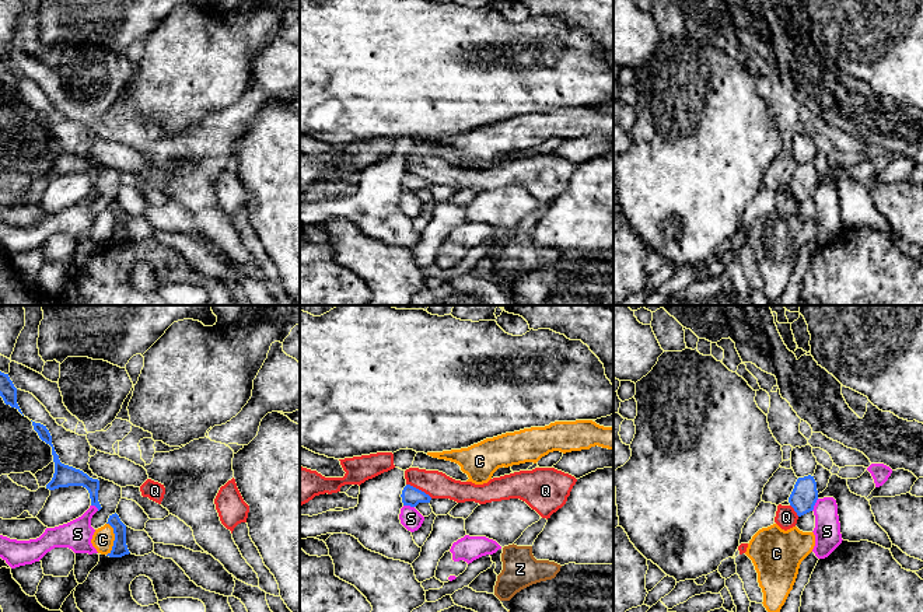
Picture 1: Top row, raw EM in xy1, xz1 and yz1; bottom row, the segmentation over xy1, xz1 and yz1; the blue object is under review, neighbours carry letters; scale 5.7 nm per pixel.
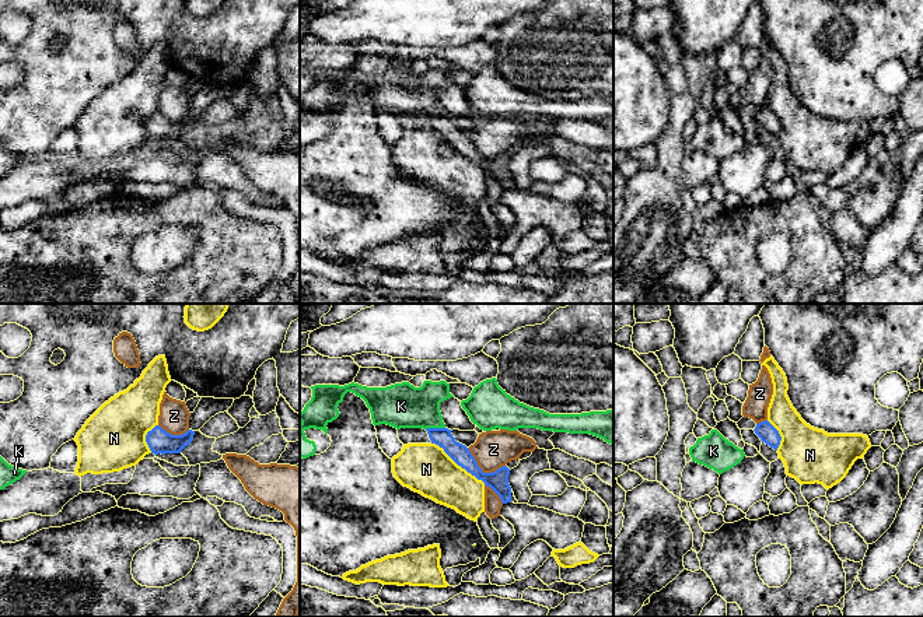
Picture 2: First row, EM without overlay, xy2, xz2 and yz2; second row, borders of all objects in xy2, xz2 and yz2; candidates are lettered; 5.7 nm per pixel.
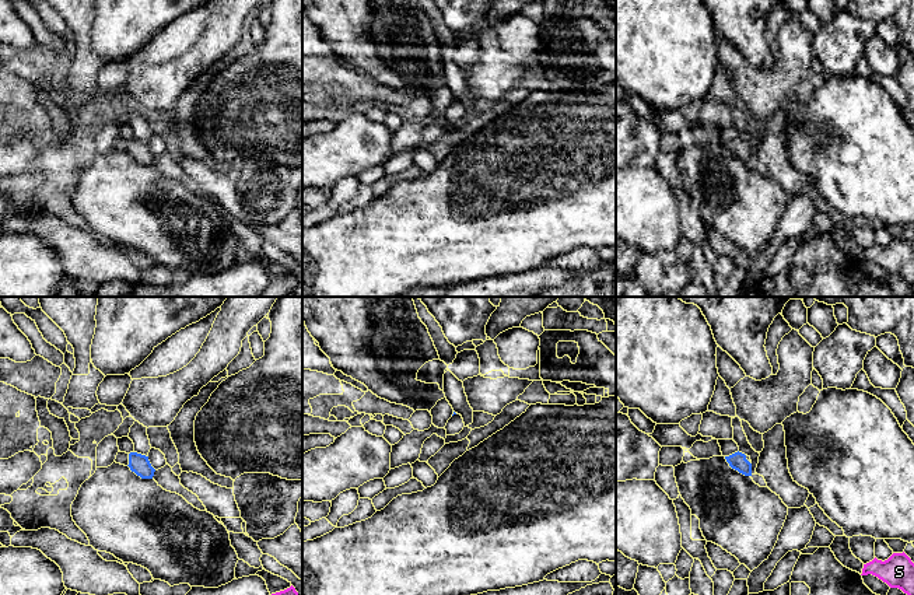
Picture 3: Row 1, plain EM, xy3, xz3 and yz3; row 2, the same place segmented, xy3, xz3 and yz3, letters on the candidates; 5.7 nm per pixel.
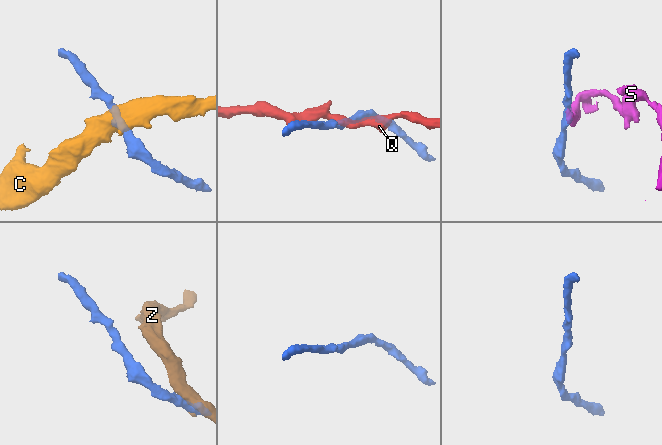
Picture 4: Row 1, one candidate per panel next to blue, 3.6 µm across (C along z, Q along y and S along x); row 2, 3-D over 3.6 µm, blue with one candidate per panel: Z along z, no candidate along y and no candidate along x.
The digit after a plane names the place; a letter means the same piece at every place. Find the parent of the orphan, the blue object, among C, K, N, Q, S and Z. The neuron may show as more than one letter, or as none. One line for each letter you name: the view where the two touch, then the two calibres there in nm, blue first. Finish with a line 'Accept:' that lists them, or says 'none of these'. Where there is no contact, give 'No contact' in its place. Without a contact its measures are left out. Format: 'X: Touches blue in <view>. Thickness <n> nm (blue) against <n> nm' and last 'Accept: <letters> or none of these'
Accept: none of these

